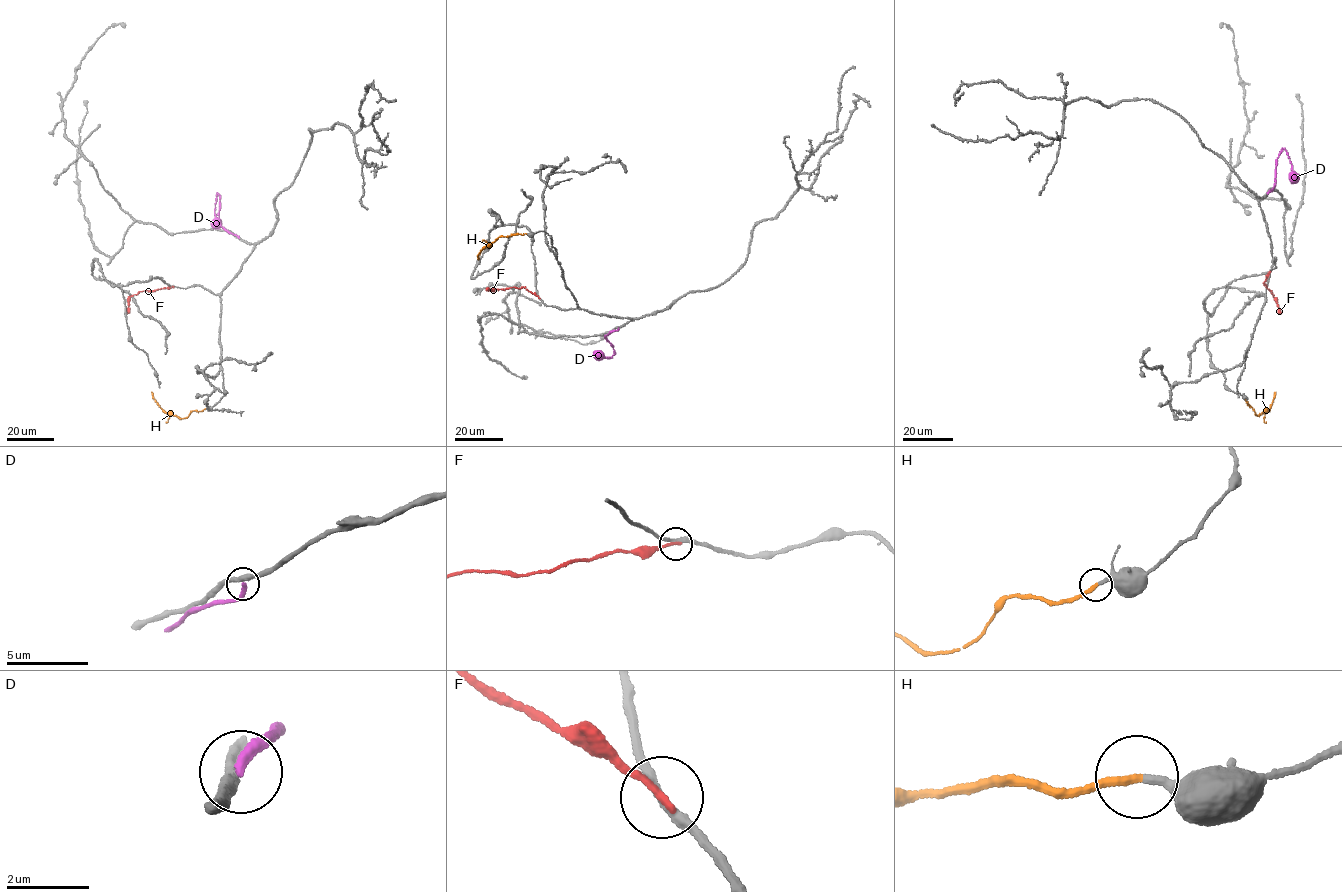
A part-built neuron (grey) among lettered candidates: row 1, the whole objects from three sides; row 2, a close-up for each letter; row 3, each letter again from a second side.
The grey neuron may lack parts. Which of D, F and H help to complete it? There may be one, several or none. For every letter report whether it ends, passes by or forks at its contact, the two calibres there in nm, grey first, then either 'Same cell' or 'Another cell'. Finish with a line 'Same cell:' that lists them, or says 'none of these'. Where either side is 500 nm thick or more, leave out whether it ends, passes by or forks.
D: It ends there. Thickness 320 nm (grey) against 240 nm. Another cell
F: It ends there. Thickness 240 nm (grey) against 170 nm. Another cell
H: It ends there. Thickness 220 nm (grey) against 220 nm. Same cell
Same cell: H

